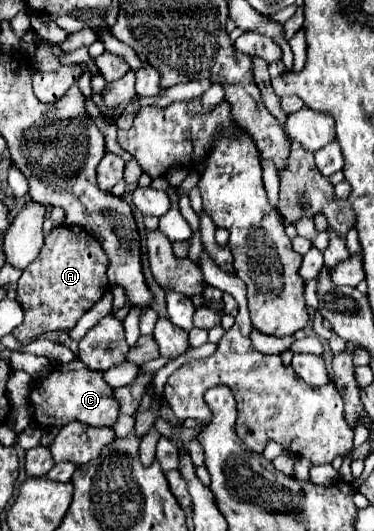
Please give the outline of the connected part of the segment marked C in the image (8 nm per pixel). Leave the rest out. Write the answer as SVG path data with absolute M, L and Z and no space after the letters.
M73 359L71 363L57 363L51 369L51 377L43 385L33 385L29 393L29 403L35 413L35 423L43 427L63 427L71 421L81 421L93 427L111 427L119 417L119 401L113 397L113 389L103 379L103 371L91 371L83 361Z

